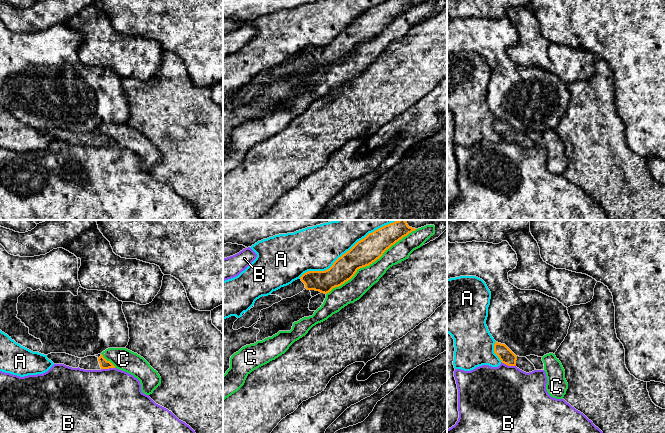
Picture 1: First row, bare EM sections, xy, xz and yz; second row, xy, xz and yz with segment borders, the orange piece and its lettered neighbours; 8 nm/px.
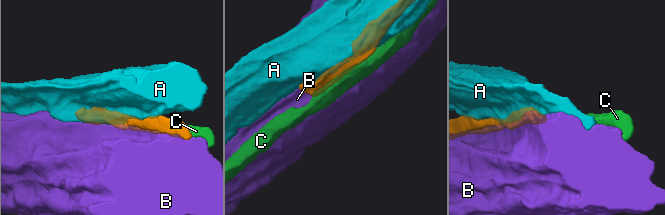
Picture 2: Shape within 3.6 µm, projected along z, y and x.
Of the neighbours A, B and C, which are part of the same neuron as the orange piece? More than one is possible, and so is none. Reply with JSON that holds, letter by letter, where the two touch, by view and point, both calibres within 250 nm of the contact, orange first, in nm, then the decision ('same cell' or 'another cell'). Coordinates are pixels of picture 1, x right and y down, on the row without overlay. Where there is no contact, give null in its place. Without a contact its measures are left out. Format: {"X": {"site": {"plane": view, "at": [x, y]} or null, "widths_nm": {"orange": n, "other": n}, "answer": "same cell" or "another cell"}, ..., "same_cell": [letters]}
{"A": {"site": {"plane": "xz", "at": [343, 30]}, "widths_nm": {"orange": 200, "other": 360}, "answer": "another cell"}, "B": {"site": {"plane": "yz", "at": [508, 141]}, "widths_nm": {"orange": 120, "other": 500}, "answer": "another cell"}, "C": {"site": {"plane": "xz", "at": [370, 39]}, "widths_nm": {"orange": 200, "other": 170}, "answer": "another cell"}, "same_cell": []}

